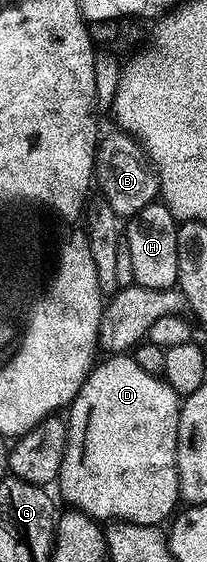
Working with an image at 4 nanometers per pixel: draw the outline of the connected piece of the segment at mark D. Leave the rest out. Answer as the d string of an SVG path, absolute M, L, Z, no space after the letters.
M111 355L103 360L88 373L69 406L67 450L57 486L71 504L68 506L88 513L100 522L116 520L131 521L134 525L162 526L176 512L175 504L181 501L177 465L180 394L162 376L137 367L134 356Z

